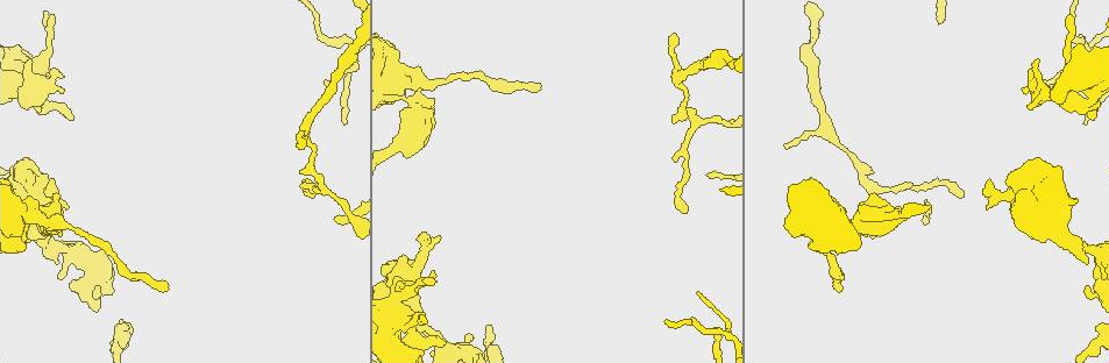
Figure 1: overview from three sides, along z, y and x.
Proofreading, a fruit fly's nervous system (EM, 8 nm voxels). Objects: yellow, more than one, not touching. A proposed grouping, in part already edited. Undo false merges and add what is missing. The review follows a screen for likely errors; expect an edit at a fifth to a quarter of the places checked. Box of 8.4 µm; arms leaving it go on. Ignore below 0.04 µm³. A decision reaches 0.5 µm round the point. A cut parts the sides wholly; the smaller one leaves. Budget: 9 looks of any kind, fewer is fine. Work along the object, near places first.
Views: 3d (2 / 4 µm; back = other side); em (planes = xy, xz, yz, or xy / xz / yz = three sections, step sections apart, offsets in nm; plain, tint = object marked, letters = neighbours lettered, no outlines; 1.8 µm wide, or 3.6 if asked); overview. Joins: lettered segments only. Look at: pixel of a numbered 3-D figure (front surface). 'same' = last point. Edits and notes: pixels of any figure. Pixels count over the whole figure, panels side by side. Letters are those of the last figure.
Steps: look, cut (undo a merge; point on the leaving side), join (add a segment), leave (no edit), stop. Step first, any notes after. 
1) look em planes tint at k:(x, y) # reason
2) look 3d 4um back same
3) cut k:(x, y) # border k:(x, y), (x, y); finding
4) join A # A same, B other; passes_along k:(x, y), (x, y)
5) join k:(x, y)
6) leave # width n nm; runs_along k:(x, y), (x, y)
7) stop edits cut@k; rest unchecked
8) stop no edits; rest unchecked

look 3d 2um at 1:(839, 291) # free end

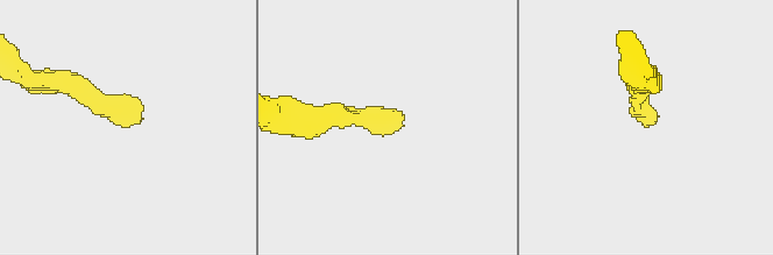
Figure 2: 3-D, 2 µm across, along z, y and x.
look em planes plain at 2:(645, 119) # now the EM

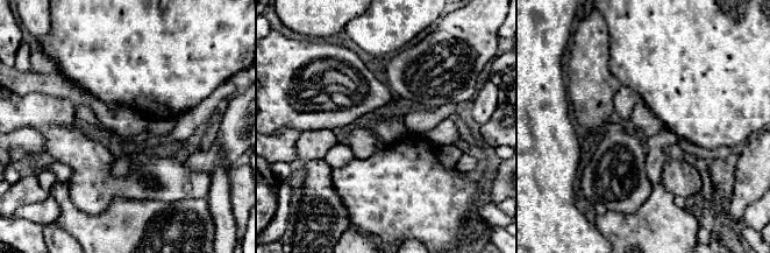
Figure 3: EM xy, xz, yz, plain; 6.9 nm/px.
look em planes letters same # what lies round it

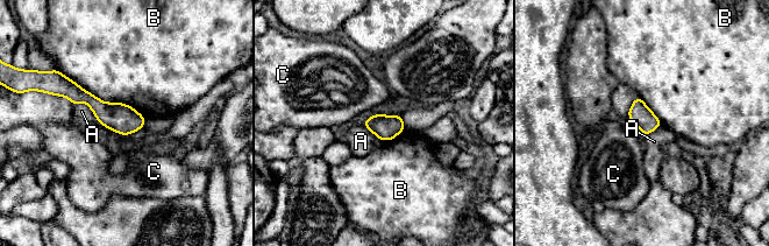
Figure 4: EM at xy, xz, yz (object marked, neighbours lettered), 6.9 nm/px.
leave # longest_contact B 650 nm; A other, B other, C other; runs_along 4:(64, 89), (108, 114), (141, 122); none of them fits

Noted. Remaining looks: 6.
look 3d 2um at 1:(421, 84) # abrupt turn

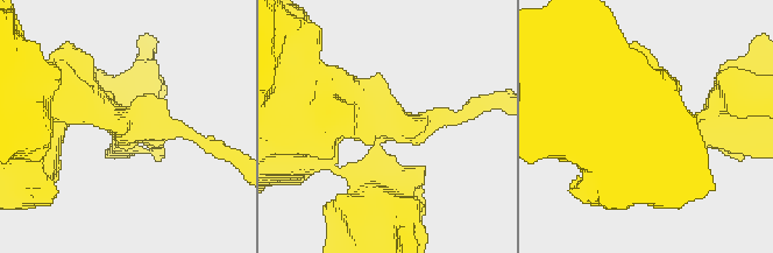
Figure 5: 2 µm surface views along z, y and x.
look em yz step 4 letters at 5:(392, 123)

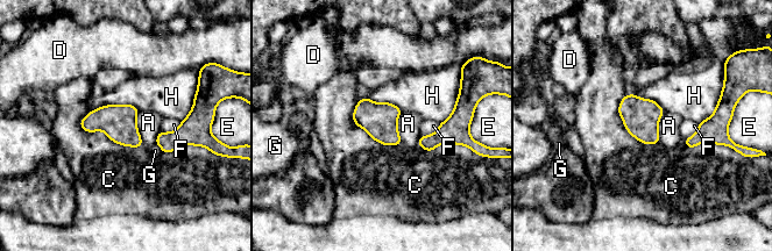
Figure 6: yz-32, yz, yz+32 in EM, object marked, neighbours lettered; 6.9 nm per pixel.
leave # A other, C other, D other, E other, F other, G other, H other; border 6:(137, 112), (135, 124), (142, 145); all the same neuron

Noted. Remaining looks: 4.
look em planes letters at 1:(52, 180)

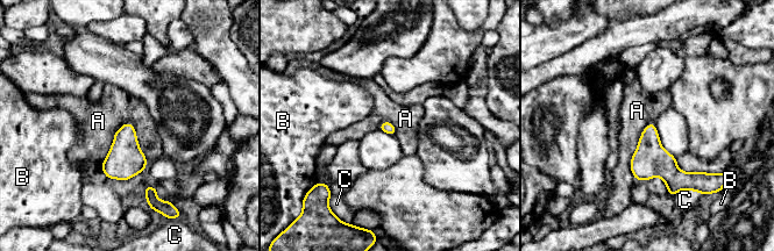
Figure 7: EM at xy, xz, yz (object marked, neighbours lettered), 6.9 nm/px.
leave # longest_contact A 420 nm; A other, B other, C other; none of them fits

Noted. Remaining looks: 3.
look 3d 4um at 1:(51, 14) # an open end

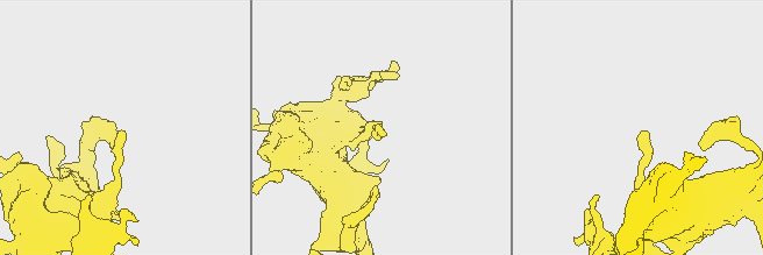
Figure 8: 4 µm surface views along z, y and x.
look em planes letters at 8:(641, 133) # shape alone is not enough

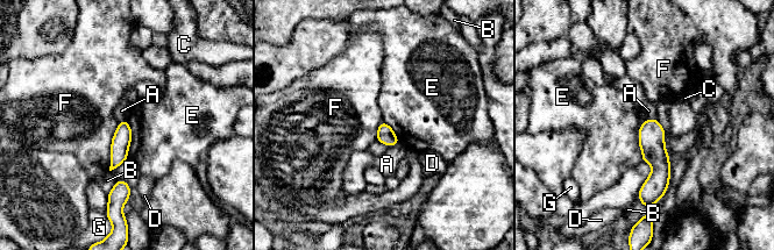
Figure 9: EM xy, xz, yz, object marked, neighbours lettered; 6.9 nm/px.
leave # A other, B other, C other, D other, E other, F other, G other; border 9:(644, 121), (639, 129), (641, 161); none of them fits

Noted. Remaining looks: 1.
stop no edits; rest unchecked

